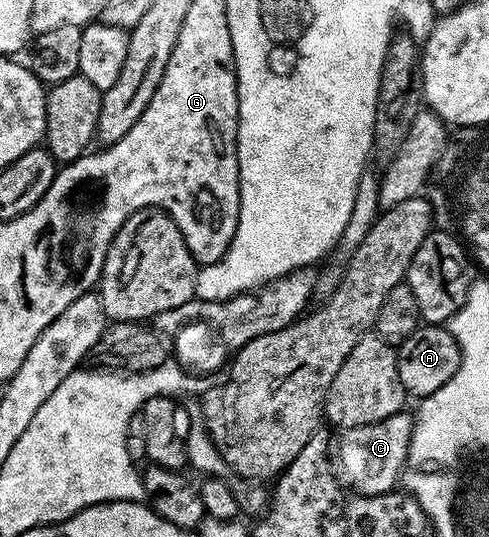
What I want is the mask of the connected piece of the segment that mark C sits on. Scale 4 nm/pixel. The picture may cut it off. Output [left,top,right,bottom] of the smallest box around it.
[331,411,414,497]

